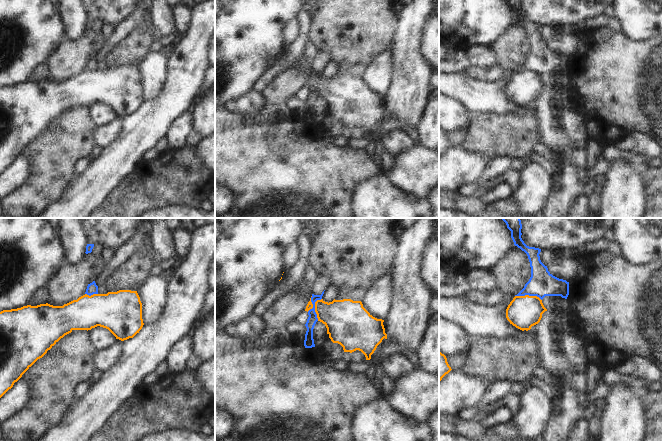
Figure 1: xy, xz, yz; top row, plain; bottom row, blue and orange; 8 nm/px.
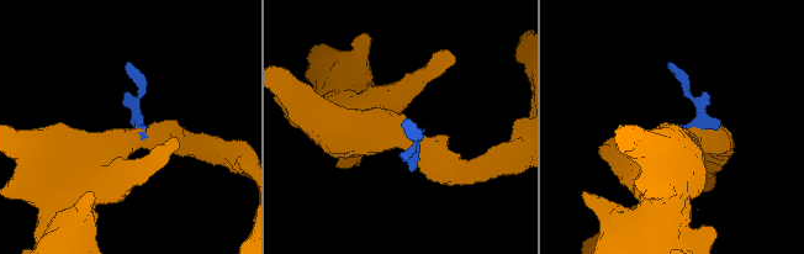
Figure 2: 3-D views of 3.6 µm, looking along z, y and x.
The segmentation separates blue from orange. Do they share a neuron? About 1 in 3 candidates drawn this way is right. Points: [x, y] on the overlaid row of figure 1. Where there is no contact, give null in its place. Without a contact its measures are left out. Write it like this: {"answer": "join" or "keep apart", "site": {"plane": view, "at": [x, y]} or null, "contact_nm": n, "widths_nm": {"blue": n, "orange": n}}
{"answer": "keep apart", "site": {"plane": "xz", "at": [314, 308]}, "contact_nm": 200, "widths_nm": {"blue": 80, "orange": 300}}

